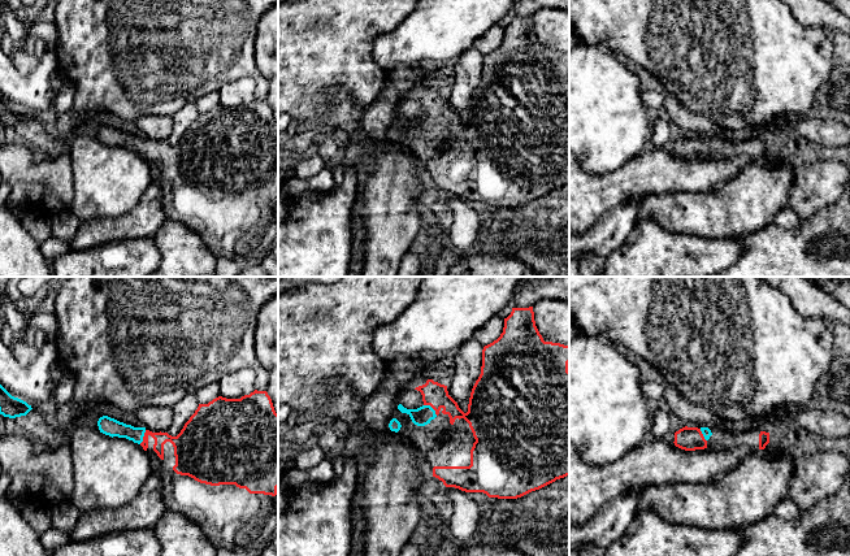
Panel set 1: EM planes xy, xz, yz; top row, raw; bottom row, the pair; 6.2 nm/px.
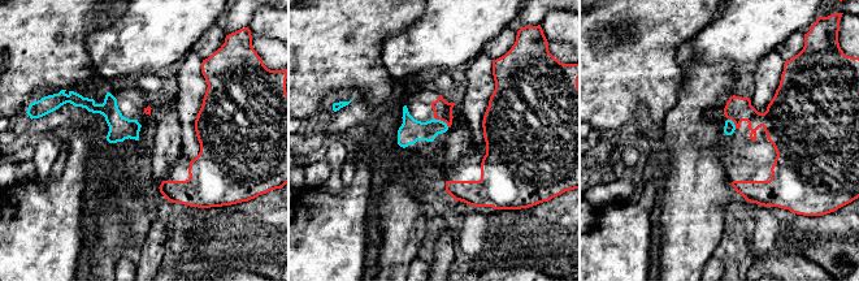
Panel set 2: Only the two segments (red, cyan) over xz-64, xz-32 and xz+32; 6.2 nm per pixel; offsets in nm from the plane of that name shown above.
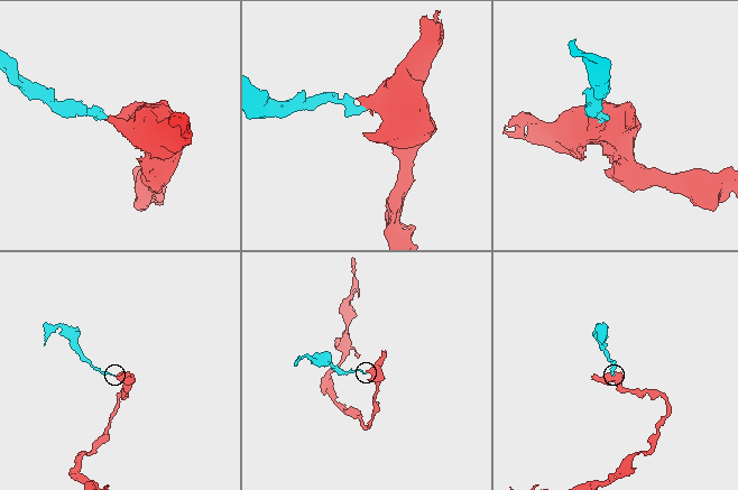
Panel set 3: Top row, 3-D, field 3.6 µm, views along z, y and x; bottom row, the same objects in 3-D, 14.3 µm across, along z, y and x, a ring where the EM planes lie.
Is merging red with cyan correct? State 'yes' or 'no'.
yes

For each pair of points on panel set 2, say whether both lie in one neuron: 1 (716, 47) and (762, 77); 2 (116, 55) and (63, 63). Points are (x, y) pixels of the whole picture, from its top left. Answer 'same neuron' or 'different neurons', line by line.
1: different neurons
2: different neurons

